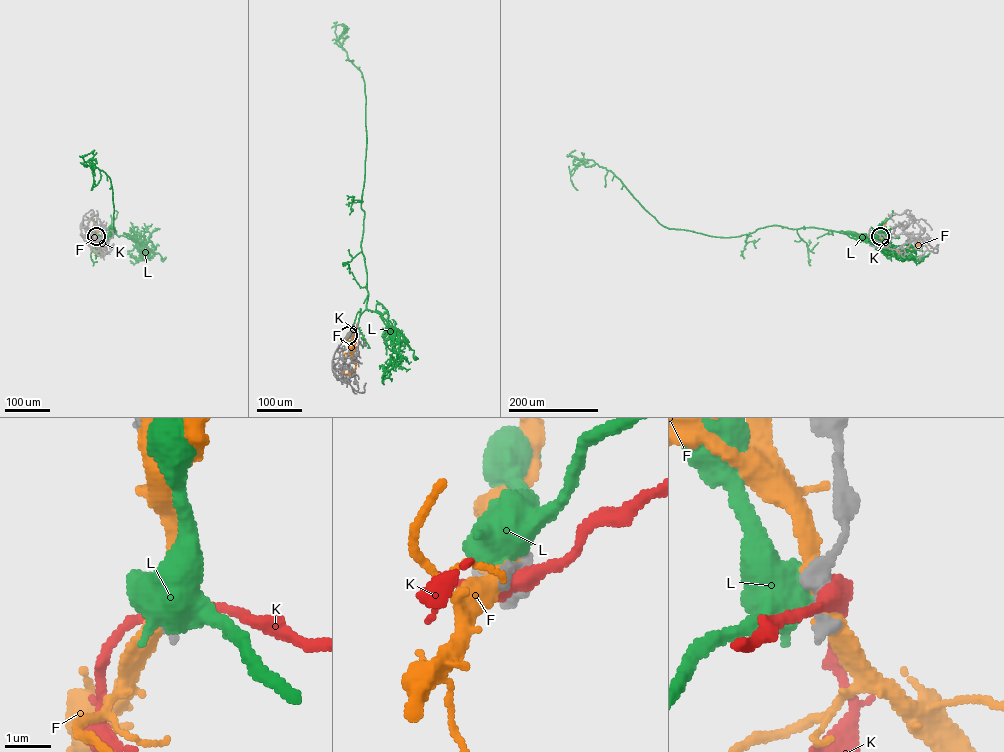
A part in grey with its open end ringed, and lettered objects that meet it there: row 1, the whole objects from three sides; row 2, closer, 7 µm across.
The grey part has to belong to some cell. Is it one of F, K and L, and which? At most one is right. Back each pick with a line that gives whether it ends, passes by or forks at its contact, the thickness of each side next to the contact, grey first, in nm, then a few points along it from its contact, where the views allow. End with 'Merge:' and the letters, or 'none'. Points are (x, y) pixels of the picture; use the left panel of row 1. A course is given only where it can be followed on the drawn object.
K: it passes by; calibres 360 and 380 nm
Merge: K

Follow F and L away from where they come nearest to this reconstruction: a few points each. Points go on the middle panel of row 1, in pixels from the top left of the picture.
F: (348, 334), (355, 368), (350, 375), (341, 369)
L: (348, 334), (354, 332), (364, 310), (374, 311), (414, 351), (414, 358)

